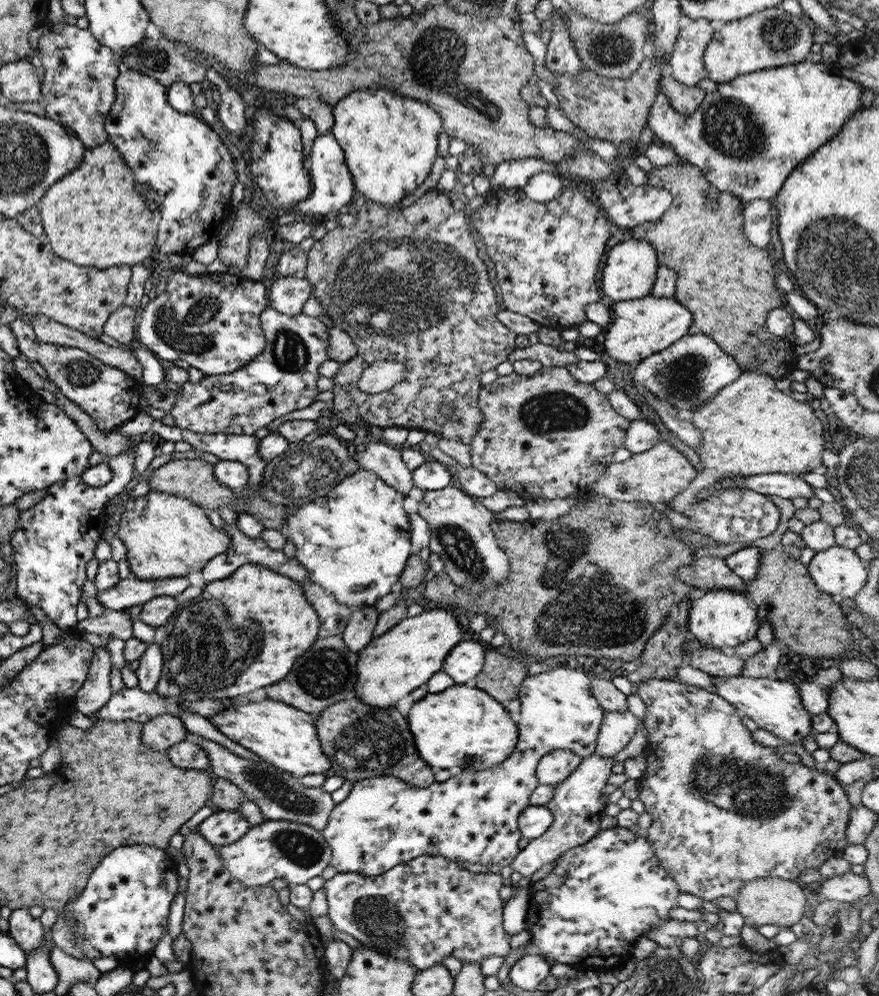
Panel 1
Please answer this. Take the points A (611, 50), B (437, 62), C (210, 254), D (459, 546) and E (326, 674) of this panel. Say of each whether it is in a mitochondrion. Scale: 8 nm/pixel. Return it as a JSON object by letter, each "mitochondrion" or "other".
{"A":"mitochondrion","B":"mitochondrion","C":"other","D":"mitochondrion","E":"mitochondrion"}

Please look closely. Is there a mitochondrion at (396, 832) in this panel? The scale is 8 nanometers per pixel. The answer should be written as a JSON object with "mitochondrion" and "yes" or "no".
{"mitochondrion":"no"}

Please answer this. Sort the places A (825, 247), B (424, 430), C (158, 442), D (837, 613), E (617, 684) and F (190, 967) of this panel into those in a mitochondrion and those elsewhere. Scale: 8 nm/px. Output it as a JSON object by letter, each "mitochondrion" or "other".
{"A":"mitochondrion","B":"other","C":"other","D":"other","E":"other","F":"other"}

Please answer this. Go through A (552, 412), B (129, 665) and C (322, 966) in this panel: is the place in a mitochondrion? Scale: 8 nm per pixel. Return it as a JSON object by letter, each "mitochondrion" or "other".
{"A":"mitochondrion","B":"other","C":"other"}

